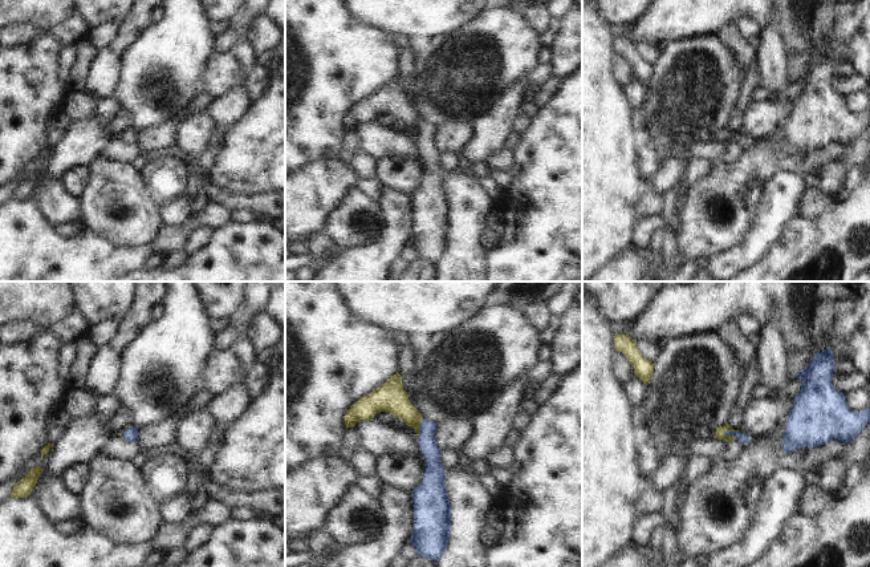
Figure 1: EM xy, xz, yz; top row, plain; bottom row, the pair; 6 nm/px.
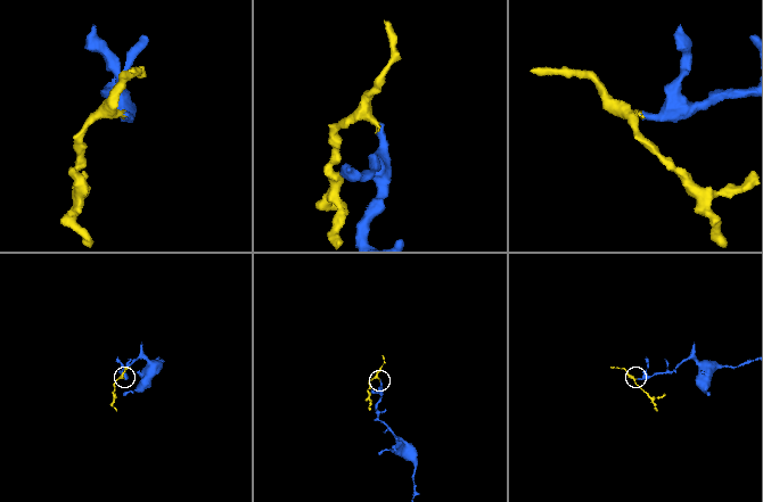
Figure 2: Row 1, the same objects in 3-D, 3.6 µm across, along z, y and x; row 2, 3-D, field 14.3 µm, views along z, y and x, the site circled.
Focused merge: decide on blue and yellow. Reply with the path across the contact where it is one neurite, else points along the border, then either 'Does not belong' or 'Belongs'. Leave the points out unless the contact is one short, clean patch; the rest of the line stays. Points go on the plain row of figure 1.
Path across: yz (742, 140), (731, 134), (719, 136). Belongs.

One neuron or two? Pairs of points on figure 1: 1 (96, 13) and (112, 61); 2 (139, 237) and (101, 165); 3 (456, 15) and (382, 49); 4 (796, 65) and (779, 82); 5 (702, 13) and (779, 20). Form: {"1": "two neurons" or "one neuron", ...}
{"1": "two neurons", "2": "one neuron", "3": "two neurons", "4": "two neurons", "5": "one neuron"}

